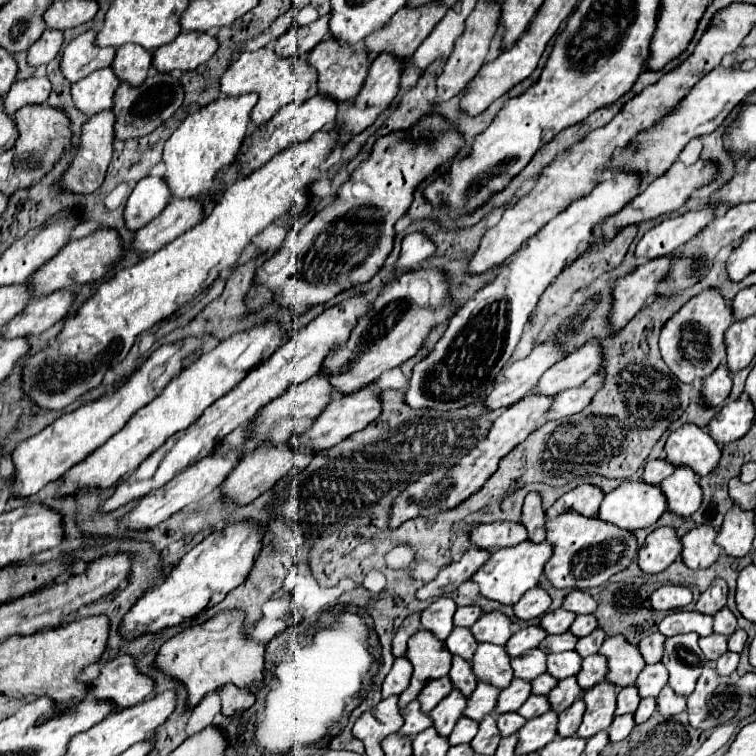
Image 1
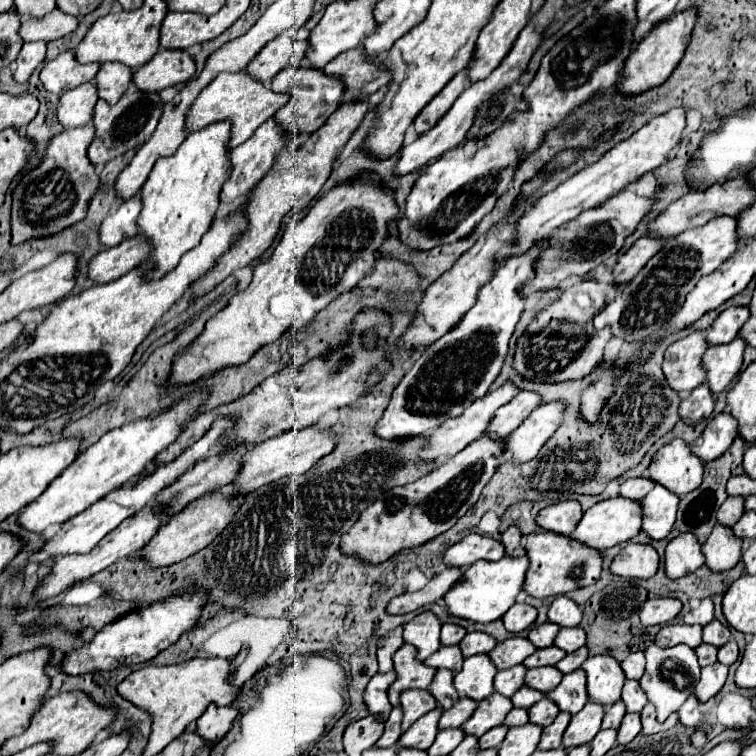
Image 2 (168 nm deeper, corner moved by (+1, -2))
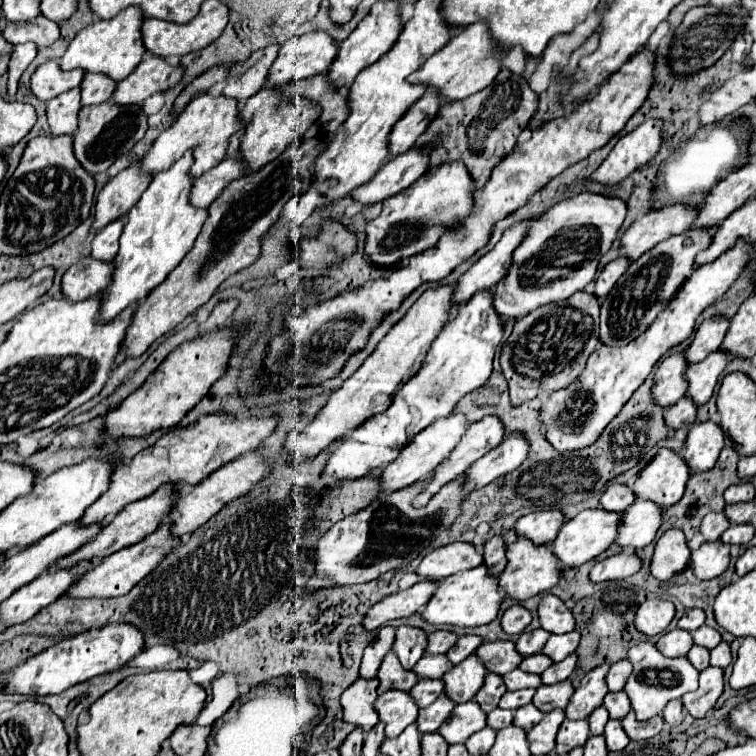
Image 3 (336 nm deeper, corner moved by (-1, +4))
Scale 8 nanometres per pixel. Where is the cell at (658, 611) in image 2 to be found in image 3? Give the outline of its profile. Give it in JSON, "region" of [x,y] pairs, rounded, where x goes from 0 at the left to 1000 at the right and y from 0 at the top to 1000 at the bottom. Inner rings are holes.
{"region":[[[860,791],[844,804],[844,810],[839,815],[839,828],[844,836],[849,836],[854,841],[870,841],[884,831],[889,817],[892,817],[889,796],[873,794],[873,791]]]}

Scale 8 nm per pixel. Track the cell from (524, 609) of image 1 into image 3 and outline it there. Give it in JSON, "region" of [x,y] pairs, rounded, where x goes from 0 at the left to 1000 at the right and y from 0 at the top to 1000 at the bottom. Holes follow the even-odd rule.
{"region":[[[680,799],[664,815],[664,833],[669,839],[688,839],[701,825],[701,820],[704,820],[701,810],[696,804],[690,804],[688,799]]]}

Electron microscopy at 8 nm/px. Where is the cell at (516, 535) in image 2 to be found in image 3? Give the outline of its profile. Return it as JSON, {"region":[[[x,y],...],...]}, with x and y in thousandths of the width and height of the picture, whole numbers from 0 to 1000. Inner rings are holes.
{"region":[[[653,709],[648,712],[643,720],[640,720],[640,749],[653,759],[664,757],[667,749],[669,749],[669,725],[667,725],[667,714],[661,709]]]}

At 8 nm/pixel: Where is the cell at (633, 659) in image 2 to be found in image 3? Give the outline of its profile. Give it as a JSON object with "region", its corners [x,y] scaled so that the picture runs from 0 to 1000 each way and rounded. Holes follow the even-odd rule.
{"region":[[[820,873],[820,876],[810,878],[807,889],[802,894],[804,913],[807,915],[820,915],[825,910],[825,905],[828,905],[828,897],[833,894],[833,886],[836,886],[836,881],[833,881],[831,873]]]}

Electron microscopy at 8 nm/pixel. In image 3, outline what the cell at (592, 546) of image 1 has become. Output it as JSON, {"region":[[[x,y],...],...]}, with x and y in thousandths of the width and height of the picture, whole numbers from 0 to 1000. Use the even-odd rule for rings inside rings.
{"region":[[[688,712],[683,714],[680,720],[672,722],[675,728],[669,728],[669,751],[661,757],[659,762],[659,778],[677,794],[683,796],[690,796],[690,794],[698,794],[714,783],[722,783],[728,780],[730,775],[738,772],[738,767],[743,765],[743,749],[738,743],[738,738],[730,733],[728,722],[720,720],[720,722],[706,722],[701,714],[696,712]]]}

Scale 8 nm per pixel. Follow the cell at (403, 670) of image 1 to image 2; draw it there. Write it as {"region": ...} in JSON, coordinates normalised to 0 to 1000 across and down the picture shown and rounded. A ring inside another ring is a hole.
{"region":[[[511,889],[511,892],[497,892],[481,918],[481,929],[489,937],[489,944],[500,944],[503,952],[513,950],[513,942],[519,939],[519,931],[513,926],[513,910],[519,907],[519,899],[524,899],[524,889]]]}

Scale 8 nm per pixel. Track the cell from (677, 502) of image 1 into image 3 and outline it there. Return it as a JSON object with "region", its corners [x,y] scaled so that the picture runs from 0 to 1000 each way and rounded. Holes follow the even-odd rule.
{"region":[[[841,661],[823,677],[812,720],[825,728],[844,728],[860,720],[876,690],[876,675],[860,661]]]}

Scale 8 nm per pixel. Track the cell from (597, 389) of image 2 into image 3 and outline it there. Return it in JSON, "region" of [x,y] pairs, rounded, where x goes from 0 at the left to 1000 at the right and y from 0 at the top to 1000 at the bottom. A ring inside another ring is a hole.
{"region":[[[976,320],[968,331],[955,336],[950,344],[918,357],[918,362],[902,376],[902,384],[897,384],[897,389],[886,397],[886,405],[881,405],[881,410],[870,415],[865,429],[833,455],[820,460],[794,455],[786,463],[786,468],[780,468],[770,495],[754,511],[728,521],[717,534],[717,548],[712,548],[712,556],[714,556],[714,569],[720,579],[738,598],[759,598],[759,595],[783,590],[794,579],[796,569],[820,548],[823,537],[841,519],[841,513],[854,503],[865,481],[886,460],[905,452],[915,442],[918,423],[926,418],[926,413],[934,405],[939,405],[944,397],[950,397],[968,378],[968,373],[987,352],[992,333],[995,333],[995,325]]]}

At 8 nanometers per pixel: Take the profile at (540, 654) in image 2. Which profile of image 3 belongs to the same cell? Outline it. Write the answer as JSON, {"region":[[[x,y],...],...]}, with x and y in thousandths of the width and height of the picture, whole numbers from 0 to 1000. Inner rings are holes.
{"region":[[[706,865],[706,868],[696,868],[688,876],[688,886],[698,886],[698,892],[717,892],[725,881],[730,878],[728,870],[722,870],[720,865]]]}

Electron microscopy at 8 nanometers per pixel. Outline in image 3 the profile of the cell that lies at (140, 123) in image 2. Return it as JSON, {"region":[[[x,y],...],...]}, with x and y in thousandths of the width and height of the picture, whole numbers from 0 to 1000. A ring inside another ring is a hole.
{"region":[[[146,135],[111,140],[103,148],[103,172],[98,177],[98,206],[108,217],[108,222],[127,233],[148,220],[153,206],[169,204],[175,193],[193,177],[196,156],[188,153],[185,140],[153,140]]]}

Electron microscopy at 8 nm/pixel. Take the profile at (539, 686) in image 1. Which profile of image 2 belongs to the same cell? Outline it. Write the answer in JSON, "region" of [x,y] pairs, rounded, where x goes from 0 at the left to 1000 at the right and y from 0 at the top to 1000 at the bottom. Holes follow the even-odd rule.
{"region":[[[690,907],[680,921],[677,921],[677,931],[683,937],[701,937],[704,931],[709,931],[720,918],[709,915],[706,910],[698,910],[698,907]]]}

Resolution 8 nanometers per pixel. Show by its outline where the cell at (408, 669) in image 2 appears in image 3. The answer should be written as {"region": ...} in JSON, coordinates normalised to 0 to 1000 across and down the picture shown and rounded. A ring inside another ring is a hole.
{"region":[[[516,862],[508,870],[508,876],[505,876],[497,897],[503,899],[500,918],[508,918],[511,913],[534,913],[534,915],[540,915],[553,902],[553,897],[550,897],[548,889],[540,889],[540,886],[534,886],[529,881],[529,876],[526,876],[526,870],[524,870],[521,862]]]}

